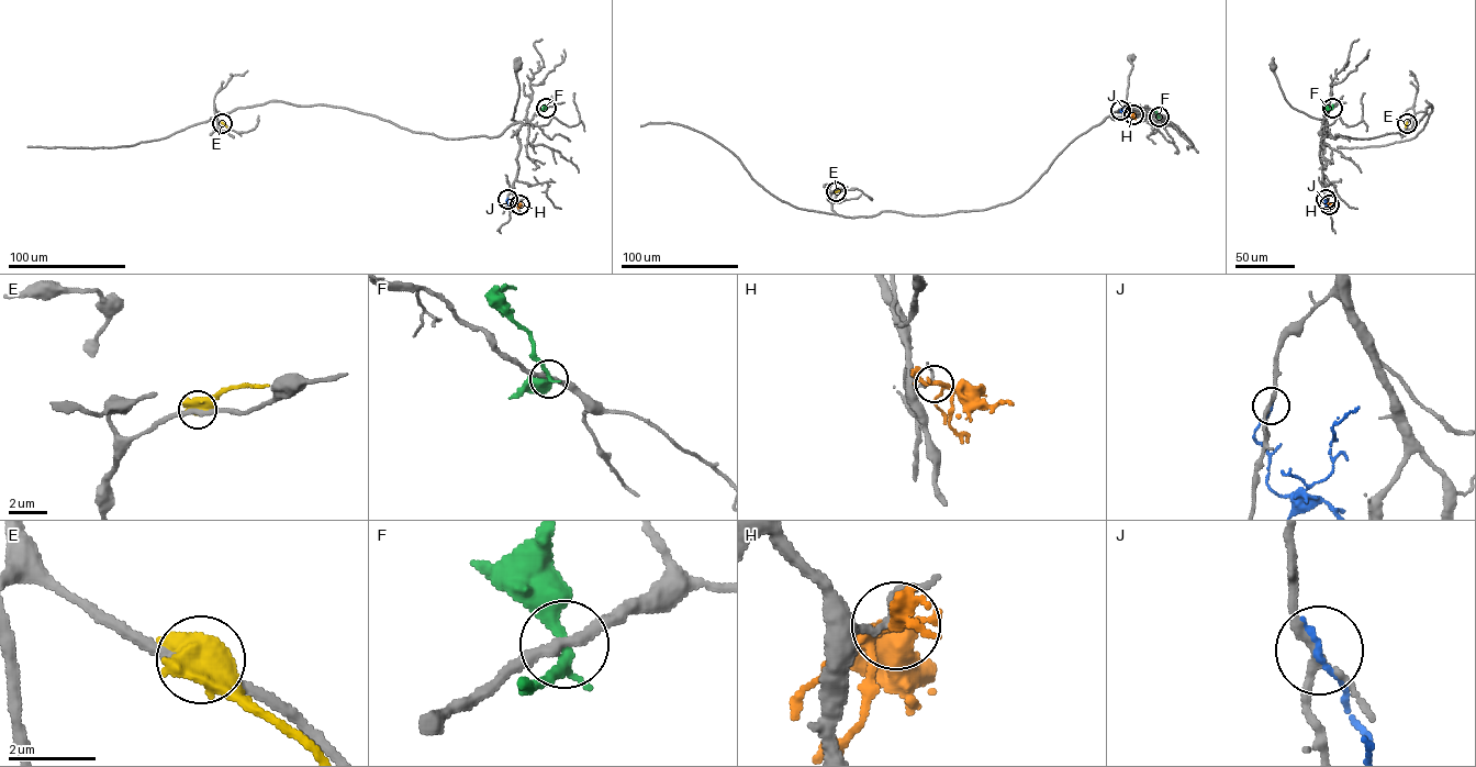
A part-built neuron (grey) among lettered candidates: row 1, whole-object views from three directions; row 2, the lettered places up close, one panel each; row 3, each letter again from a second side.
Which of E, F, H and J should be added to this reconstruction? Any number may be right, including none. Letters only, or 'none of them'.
none of them

